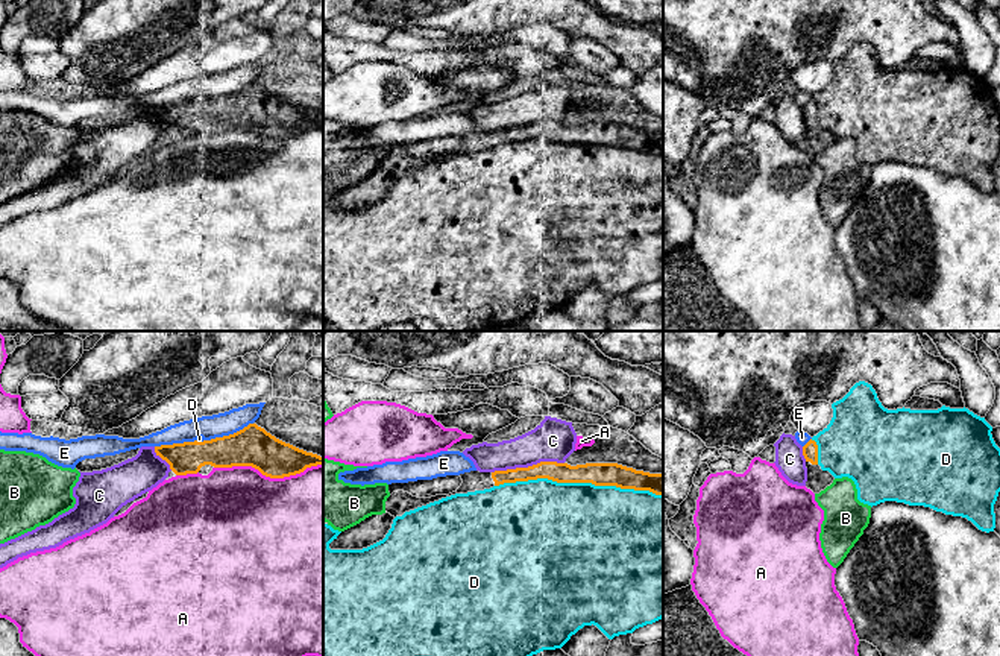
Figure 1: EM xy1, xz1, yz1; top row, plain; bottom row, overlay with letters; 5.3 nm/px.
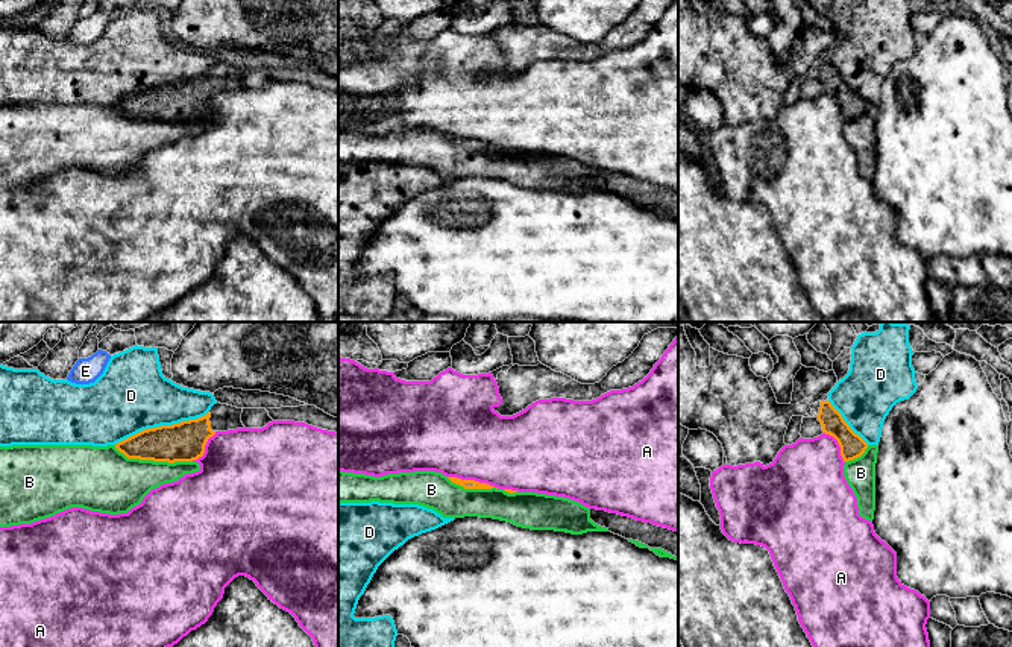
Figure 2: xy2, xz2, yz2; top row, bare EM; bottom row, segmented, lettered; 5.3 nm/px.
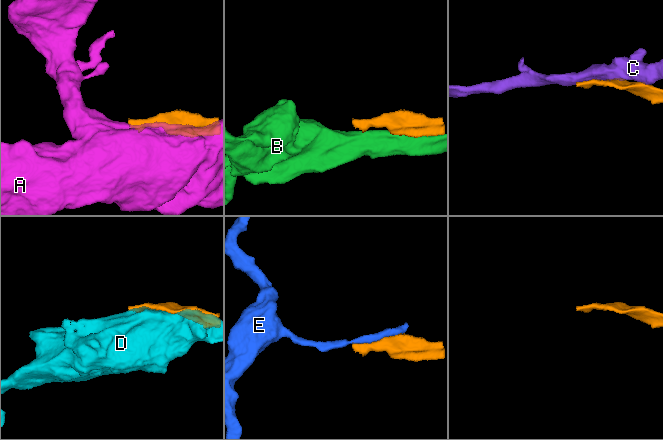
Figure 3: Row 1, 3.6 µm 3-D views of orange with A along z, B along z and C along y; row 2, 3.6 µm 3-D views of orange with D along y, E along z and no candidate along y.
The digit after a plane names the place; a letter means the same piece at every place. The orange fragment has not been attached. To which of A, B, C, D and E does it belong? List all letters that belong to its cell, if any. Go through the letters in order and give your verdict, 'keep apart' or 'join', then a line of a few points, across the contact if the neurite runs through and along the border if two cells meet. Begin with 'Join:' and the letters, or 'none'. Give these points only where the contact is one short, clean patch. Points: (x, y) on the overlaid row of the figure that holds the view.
Join: none
A: keep apart
B: keep apart
C: keep apart
D: keep apart
E: keep apart

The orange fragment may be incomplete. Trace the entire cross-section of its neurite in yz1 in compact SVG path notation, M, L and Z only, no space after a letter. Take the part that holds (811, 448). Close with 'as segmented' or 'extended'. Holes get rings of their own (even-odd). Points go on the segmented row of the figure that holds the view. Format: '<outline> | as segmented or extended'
M810 439L803 446L803 456L806 459L807 468L806 487L810 489L813 494L819 494L833 483L835 477L829 471L822 471L818 465L818 445L815 440Z | extended

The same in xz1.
M540 462L528 468L516 468L495 472L470 471L460 474L461 486L449 495L417 498L408 492L393 492L385 501L382 515L372 515L360 524L341 531L331 544L331 550L363 550L385 538L393 519L405 512L439 501L442 498L490 489L504 483L548 478L557 483L592 483L595 486L616 486L621 489L649 490L663 495L663 474L636 471L618 463L586 463L571 466L568 463Z | extended

